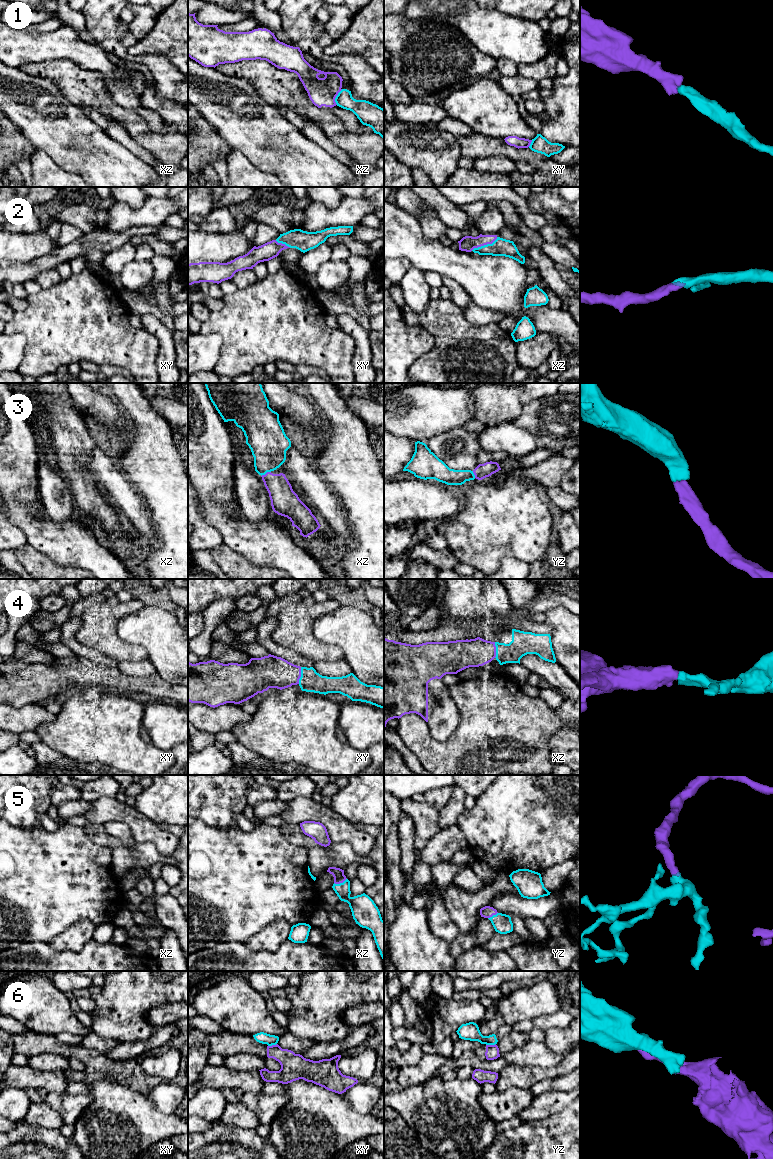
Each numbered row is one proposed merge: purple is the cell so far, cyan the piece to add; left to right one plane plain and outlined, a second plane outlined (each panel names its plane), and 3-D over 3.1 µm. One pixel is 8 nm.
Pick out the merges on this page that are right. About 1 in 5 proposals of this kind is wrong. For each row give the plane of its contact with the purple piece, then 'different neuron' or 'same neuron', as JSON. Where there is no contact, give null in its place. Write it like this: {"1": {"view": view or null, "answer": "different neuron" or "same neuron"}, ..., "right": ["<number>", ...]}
{"1": {"view": "xz", "answer": "different neuron"}, "2": {"view": "xz", "answer": "same neuron"}, "3": {"view": "xz", "answer": "same neuron"}, "4": {"view": "xy", "answer": "same neuron"}, "5": {"view": "xz", "answer": "same neuron"}, "6": {"view": "yz", "answer": "different neuron"}, "right": ["2", "3", "4", "5"]}

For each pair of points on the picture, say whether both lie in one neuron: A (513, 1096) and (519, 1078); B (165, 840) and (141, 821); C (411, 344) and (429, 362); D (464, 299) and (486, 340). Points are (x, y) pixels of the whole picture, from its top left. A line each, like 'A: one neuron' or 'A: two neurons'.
A: two neurons
B: one neuron
C: two neurons
D: two neurons

